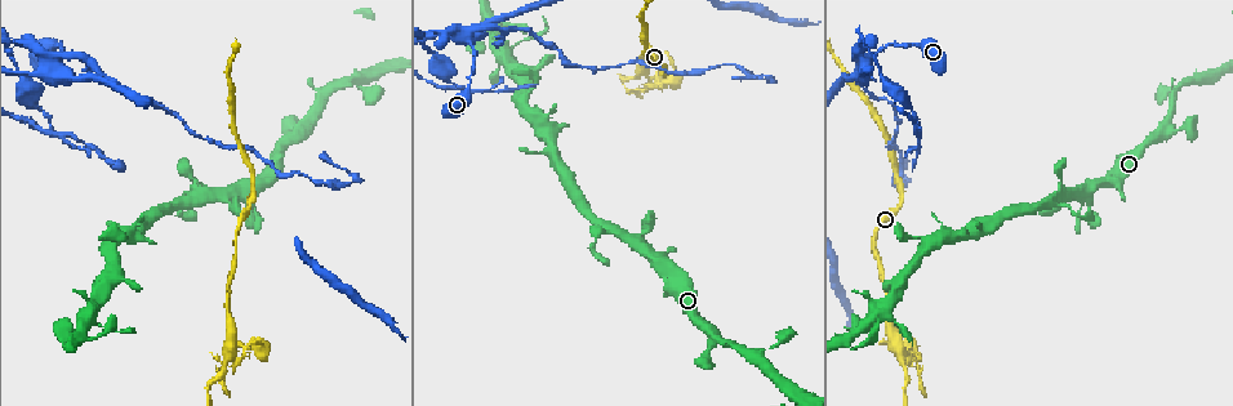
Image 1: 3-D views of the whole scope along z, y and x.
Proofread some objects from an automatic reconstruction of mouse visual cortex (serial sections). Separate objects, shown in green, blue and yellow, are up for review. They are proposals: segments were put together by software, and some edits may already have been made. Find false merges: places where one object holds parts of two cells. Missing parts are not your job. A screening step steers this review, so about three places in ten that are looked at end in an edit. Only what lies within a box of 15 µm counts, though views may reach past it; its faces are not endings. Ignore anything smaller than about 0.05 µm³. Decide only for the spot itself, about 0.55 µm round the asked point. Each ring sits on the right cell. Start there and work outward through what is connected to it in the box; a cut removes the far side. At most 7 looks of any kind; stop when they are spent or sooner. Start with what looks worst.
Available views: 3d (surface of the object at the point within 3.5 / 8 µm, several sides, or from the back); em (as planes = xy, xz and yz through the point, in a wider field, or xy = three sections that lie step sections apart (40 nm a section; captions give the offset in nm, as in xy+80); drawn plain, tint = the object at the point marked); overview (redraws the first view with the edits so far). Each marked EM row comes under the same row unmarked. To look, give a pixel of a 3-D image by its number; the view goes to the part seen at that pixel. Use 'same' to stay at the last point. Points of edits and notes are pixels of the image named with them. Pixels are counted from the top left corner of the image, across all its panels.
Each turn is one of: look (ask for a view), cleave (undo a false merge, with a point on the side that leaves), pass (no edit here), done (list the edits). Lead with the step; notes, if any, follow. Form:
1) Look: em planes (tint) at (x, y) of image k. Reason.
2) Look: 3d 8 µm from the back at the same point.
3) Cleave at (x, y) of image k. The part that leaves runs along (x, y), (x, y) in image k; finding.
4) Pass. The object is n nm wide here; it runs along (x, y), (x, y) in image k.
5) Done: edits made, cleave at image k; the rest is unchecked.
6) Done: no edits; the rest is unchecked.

Look: 3d 8 µm at (644, 75) of image 1. Two arms at a narrow angle.

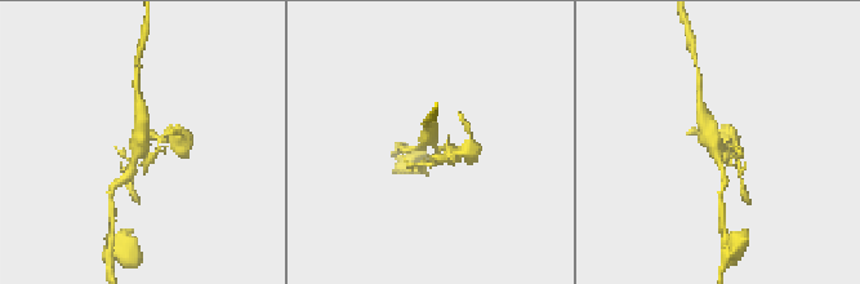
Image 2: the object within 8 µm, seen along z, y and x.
Look: em xy step 3 (tint) at (143, 148) of image 2. Need the tissue.

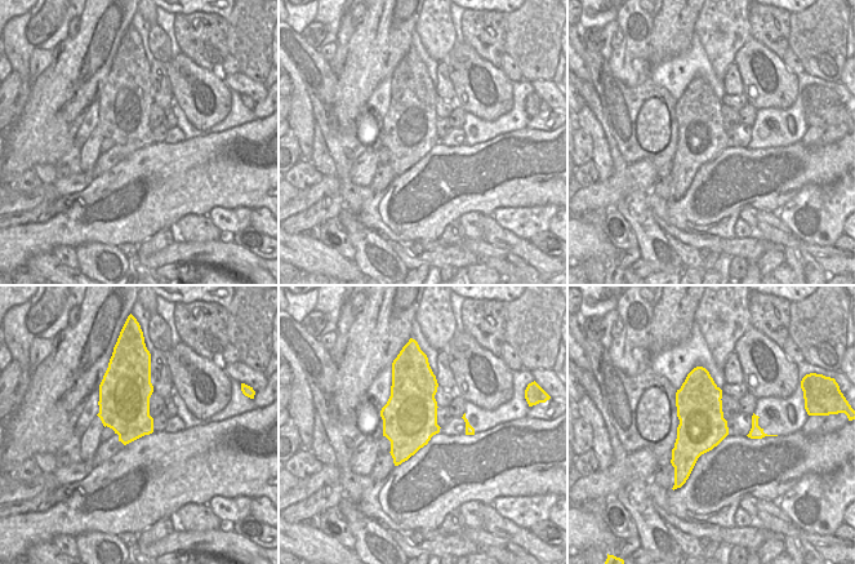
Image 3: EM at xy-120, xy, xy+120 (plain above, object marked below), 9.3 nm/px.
Cleave at (457, 155) of image 2. The part that leaves runs along (441, 150), (466, 152), (468, 133) in image 2; two cells meet here.

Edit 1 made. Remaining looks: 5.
Look: overview.

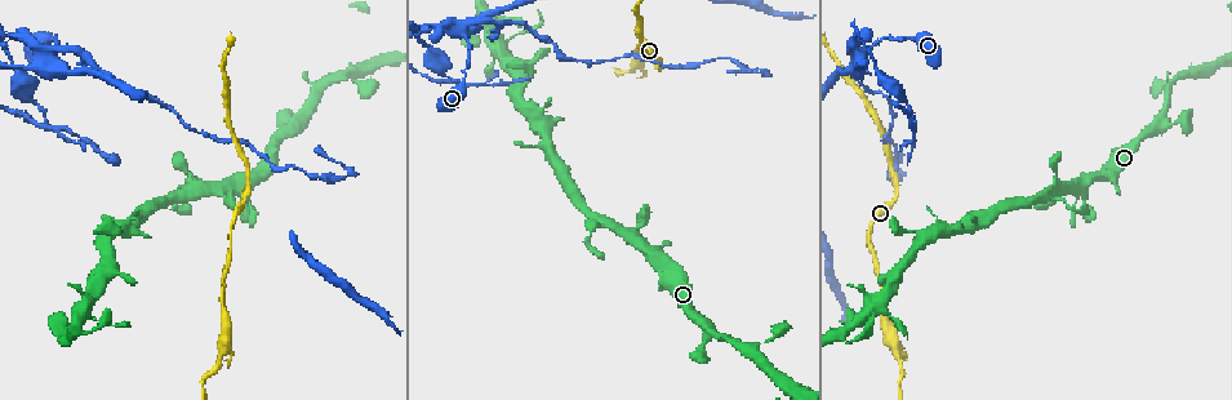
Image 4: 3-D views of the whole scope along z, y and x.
Look: 3d 3.5 µm from the back at (51, 58) of image 4. Abrupt turn.

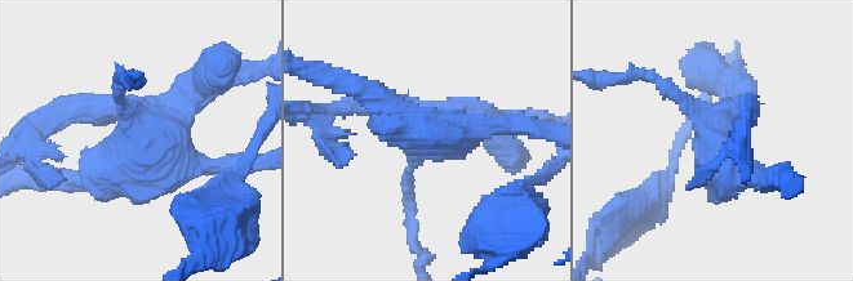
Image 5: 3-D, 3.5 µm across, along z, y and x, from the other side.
Look: em xy step 5 (tint) at (714, 133) of image 5. Now the EM.

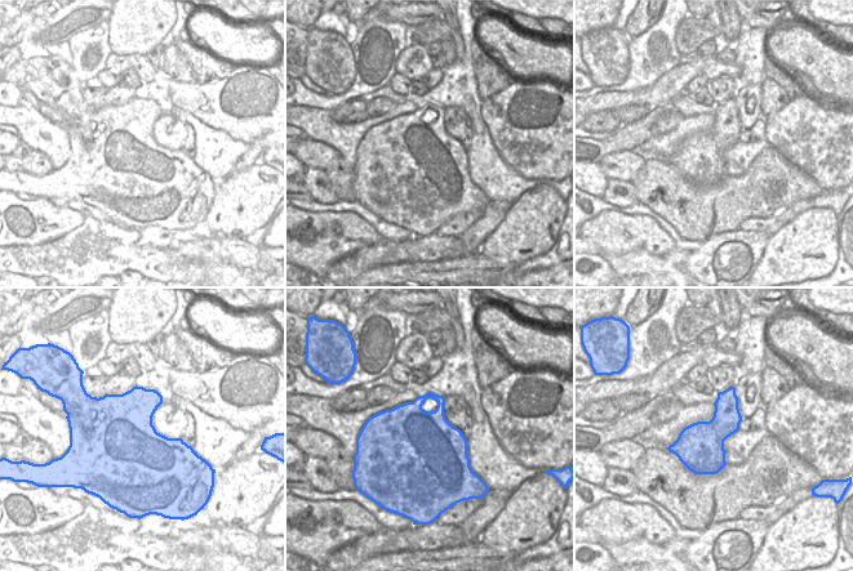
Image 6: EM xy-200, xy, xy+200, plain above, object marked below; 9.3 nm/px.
Cleave at (235, 80) of image 5. The object is 850 nm wide here; the part that leaves runs along (169, 103), (213, 75), (261, 67) in image 5; two cells meet here.

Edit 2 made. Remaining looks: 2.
Look: 3d 3.5 µm from the back at (70, 335) of image 4. Thick turns thin.

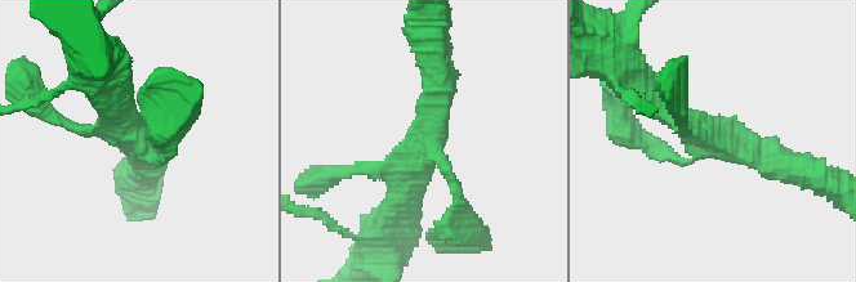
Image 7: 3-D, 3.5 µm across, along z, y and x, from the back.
Look: em xy step 1 (tint) at (703, 138) of image 7. 4 arms meet here; the arms are 200, 200, 300, 400 nm wide; need the tissue.

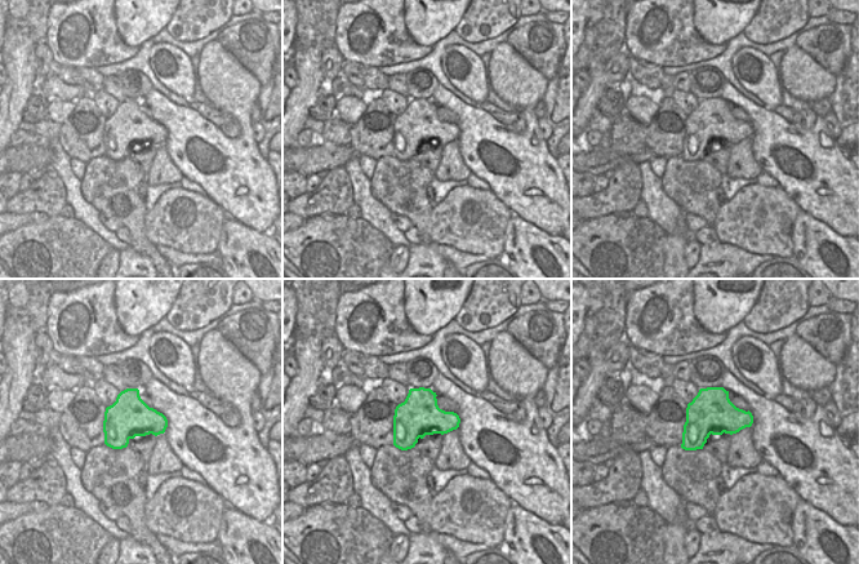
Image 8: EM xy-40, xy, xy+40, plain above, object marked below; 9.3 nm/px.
Pass. It runs along (114, 85), (154, 161), (169, 144) in image 7; continuous, no second cell.

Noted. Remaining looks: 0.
Done: edits made, cleave at image 2, cleave at image 5; the rest is unchecked.

